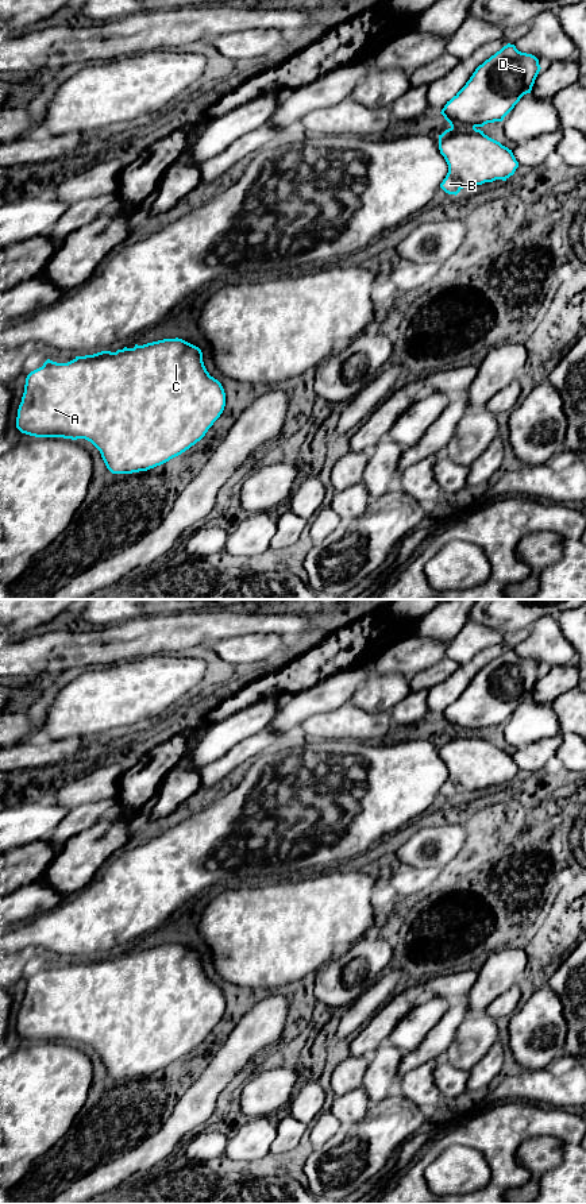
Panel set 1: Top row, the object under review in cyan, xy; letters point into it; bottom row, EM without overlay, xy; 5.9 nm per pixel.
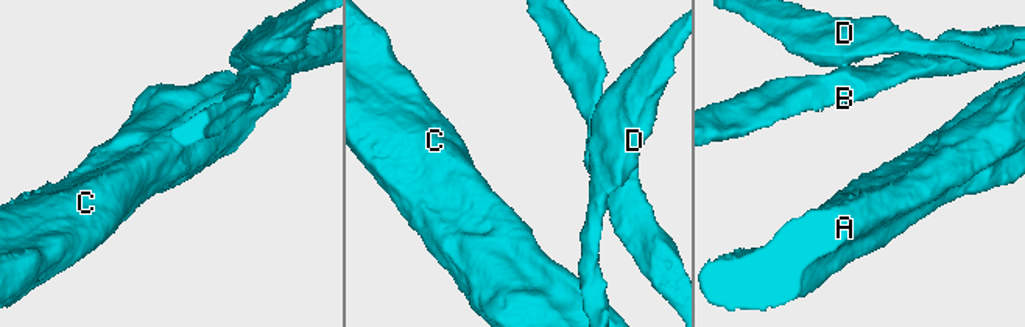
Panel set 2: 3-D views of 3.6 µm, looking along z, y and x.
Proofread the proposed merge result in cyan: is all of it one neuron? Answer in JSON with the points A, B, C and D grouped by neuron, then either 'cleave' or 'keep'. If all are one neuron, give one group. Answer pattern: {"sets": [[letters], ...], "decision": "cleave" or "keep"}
{"sets": [["A", "B", "C"], ["D"]], "decision": "cleave"}

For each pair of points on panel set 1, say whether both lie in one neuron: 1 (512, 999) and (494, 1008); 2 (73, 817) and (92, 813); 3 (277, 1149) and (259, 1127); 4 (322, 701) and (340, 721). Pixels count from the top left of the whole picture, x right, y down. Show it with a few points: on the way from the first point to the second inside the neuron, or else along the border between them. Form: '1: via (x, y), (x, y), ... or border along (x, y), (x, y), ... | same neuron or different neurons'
1: via (508, 1002), (498, 1008) | same neuron
2: via (77, 817), (88, 814) | same neuron
3: border along (276, 1119), (276, 1138), (272, 1143), (270, 1161) | different neurons
4: border along (349, 701), (332, 710), (316, 713), (303, 724) | different neurons

